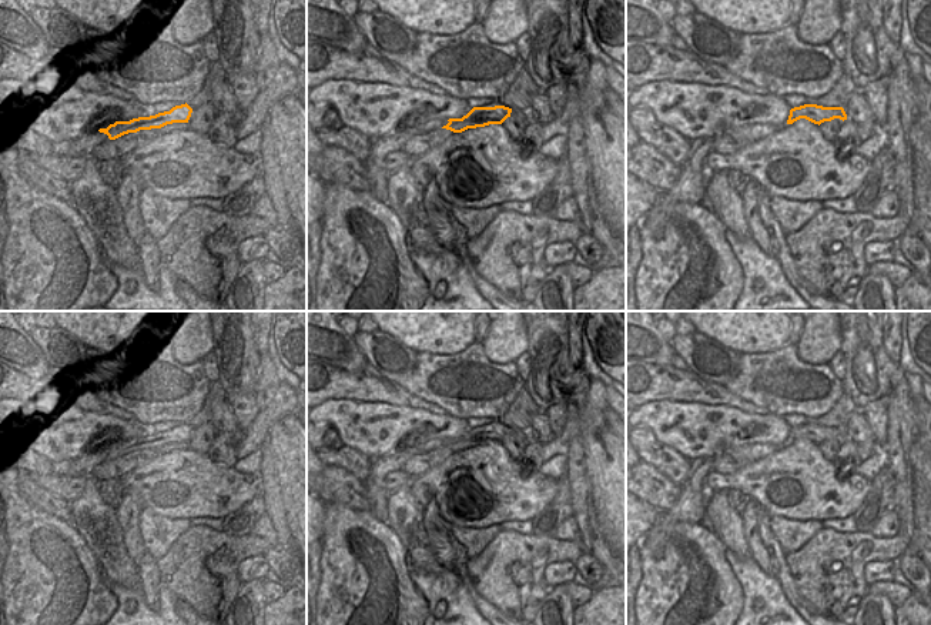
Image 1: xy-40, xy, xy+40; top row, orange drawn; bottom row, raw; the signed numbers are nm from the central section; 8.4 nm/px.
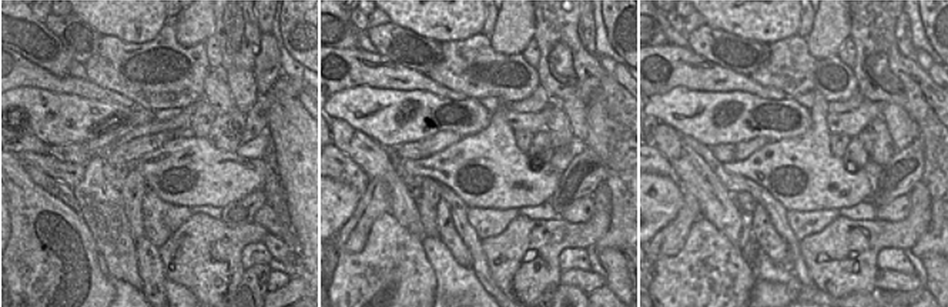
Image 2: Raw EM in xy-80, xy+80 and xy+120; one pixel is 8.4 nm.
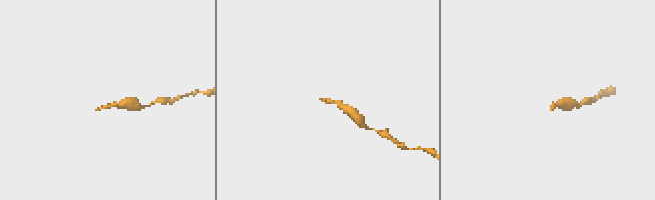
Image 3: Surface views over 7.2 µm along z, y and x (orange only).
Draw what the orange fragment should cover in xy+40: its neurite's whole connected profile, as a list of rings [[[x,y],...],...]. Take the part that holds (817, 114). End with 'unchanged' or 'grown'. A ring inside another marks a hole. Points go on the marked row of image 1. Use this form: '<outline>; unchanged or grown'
[[[804,104],[790,110],[787,124],[806,118],[814,124],[821,124],[824,121],[831,121],[834,118],[847,120],[847,114],[843,107],[823,107],[817,104]]]; unchanged

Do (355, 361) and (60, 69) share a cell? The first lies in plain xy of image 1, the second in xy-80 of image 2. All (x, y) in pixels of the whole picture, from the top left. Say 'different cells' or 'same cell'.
same cell

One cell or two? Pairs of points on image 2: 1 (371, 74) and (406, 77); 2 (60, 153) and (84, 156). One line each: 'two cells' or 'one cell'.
1: one cell
2: one cell

